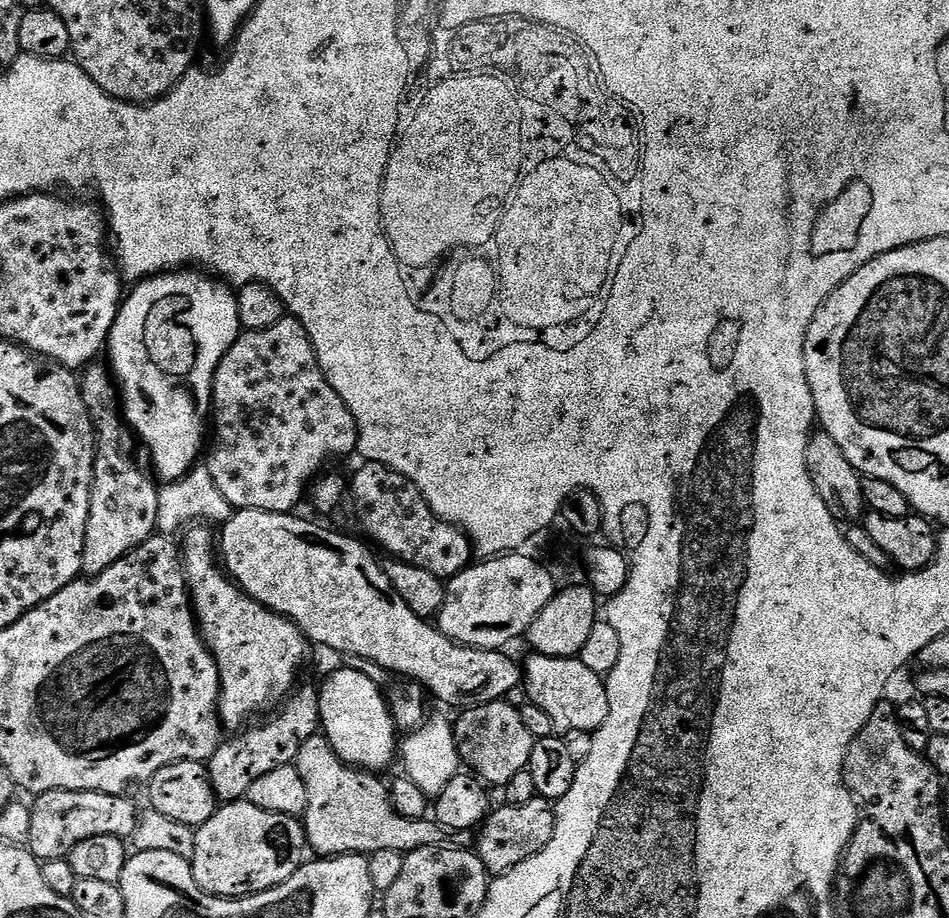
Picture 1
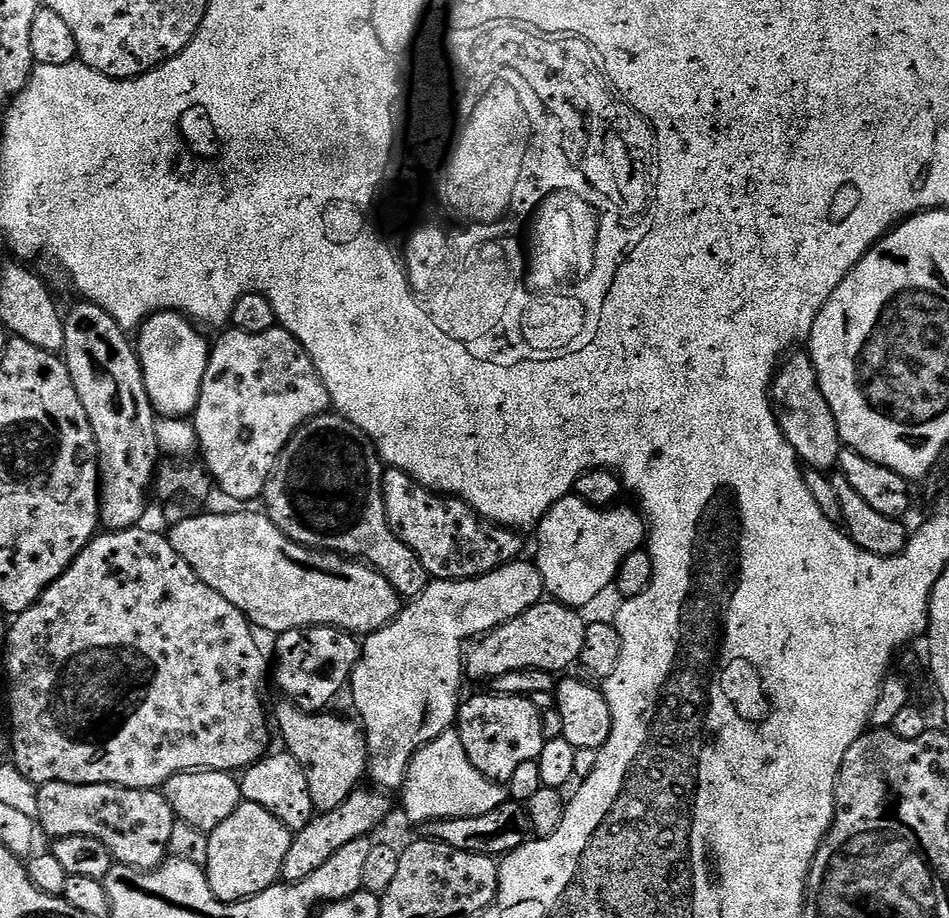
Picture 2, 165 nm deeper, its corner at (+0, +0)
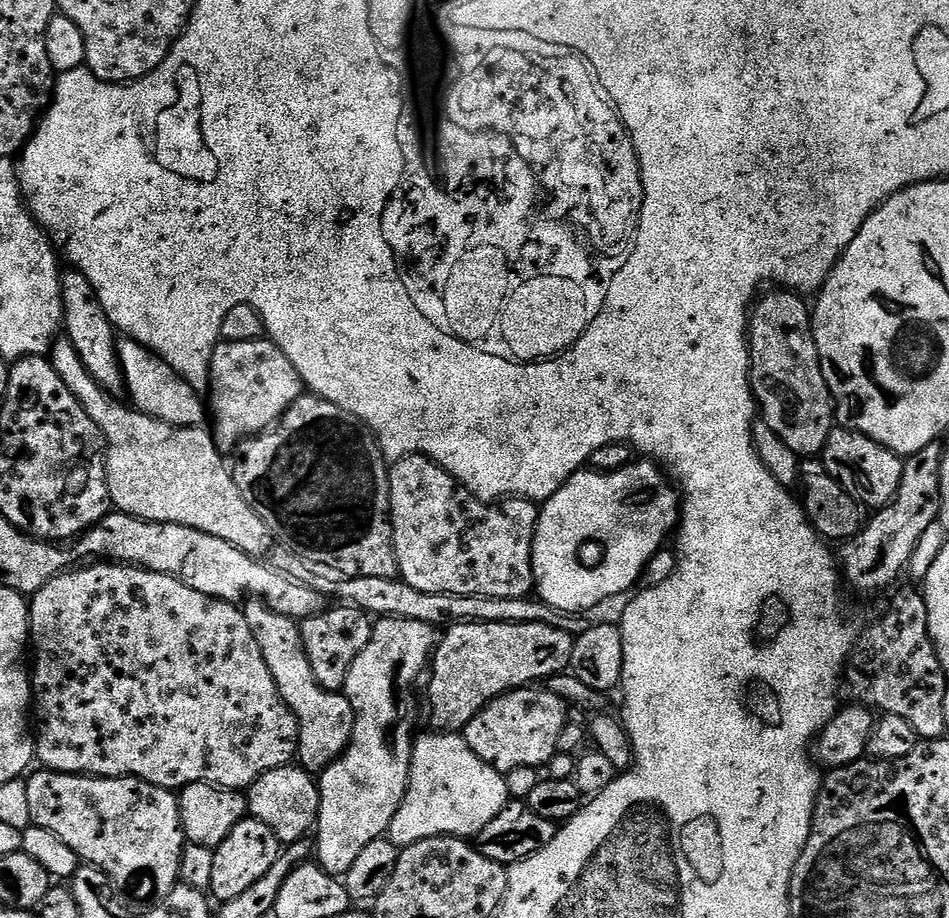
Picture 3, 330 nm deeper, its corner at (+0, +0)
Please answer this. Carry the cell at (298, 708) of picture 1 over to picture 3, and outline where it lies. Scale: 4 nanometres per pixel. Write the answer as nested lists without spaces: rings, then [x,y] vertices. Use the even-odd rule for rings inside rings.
[[[351,606],[336,607],[340,608],[329,607],[327,610],[321,610],[315,616],[307,617],[300,624],[310,666],[321,686],[331,692],[339,692],[343,689],[346,674],[350,674],[350,666],[354,666],[354,658],[358,658],[358,654],[366,650],[374,627],[373,617],[364,609]]]

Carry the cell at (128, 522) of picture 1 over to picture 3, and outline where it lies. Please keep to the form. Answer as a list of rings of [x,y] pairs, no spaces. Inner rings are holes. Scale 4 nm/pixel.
[[[68,270],[60,277],[60,289],[64,291],[63,331],[69,342],[78,350],[78,358],[86,362],[86,370],[113,398],[125,391],[123,366],[120,364],[118,333],[112,327],[106,310],[102,310],[102,302],[98,302],[98,294],[94,294],[94,286],[90,286],[90,278],[75,270]]]

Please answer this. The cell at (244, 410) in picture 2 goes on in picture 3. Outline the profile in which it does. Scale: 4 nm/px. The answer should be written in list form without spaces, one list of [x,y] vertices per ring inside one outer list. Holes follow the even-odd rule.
[[[271,338],[254,342],[226,340],[217,344],[208,371],[208,387],[212,396],[210,431],[225,454],[235,453],[243,440],[267,432],[284,417],[288,407],[306,392],[304,379],[298,370],[294,370],[294,362],[282,354]]]

